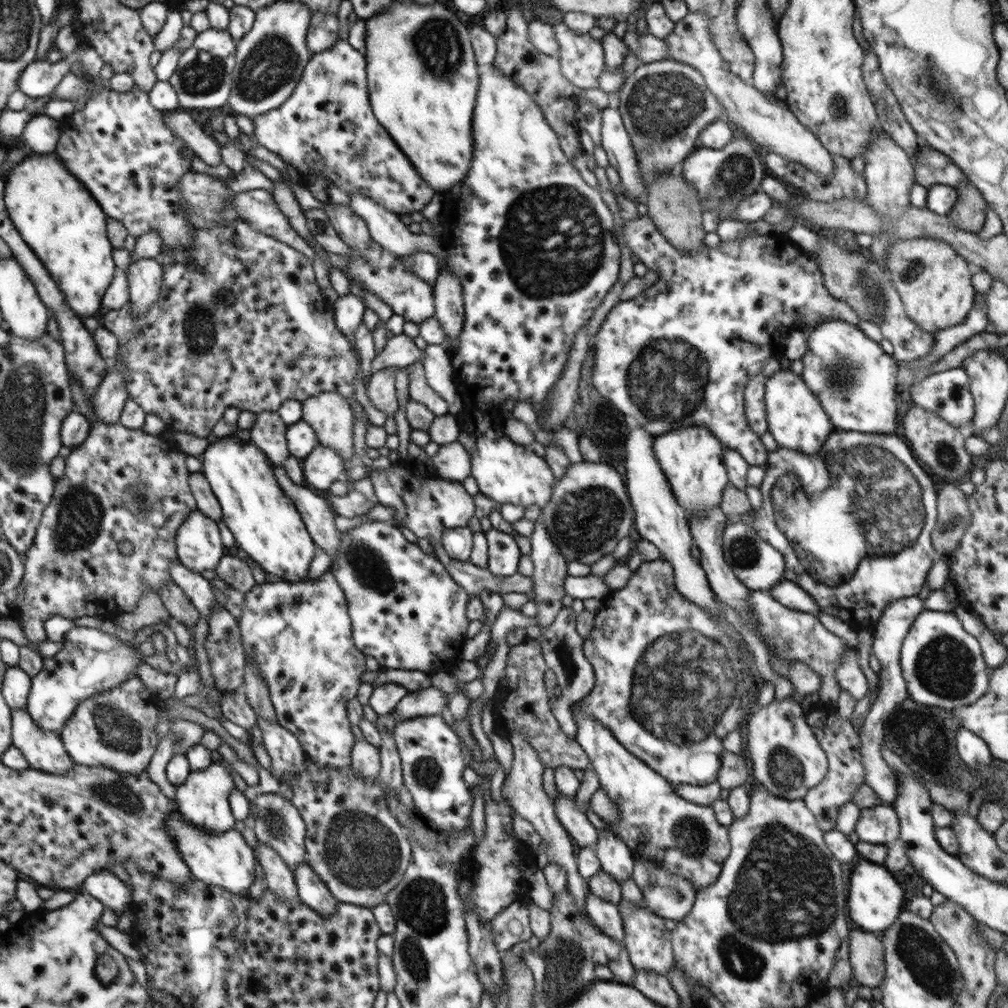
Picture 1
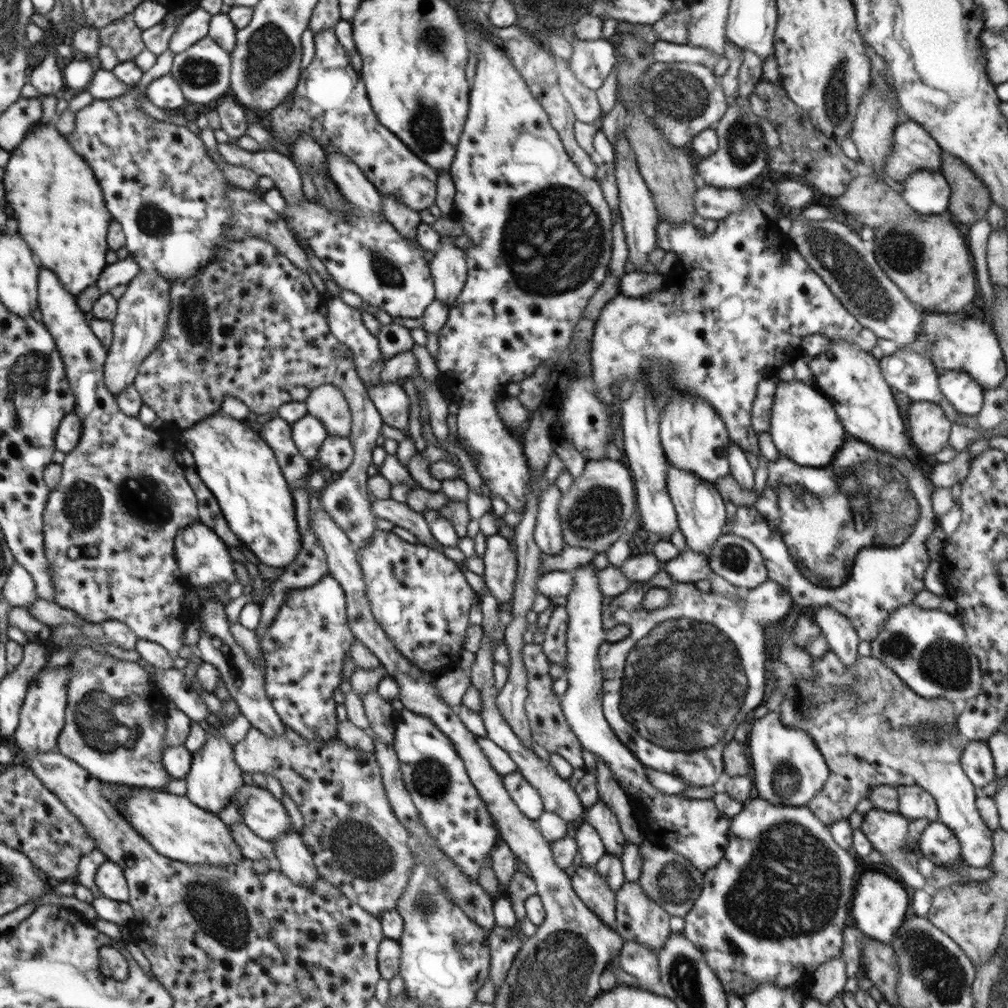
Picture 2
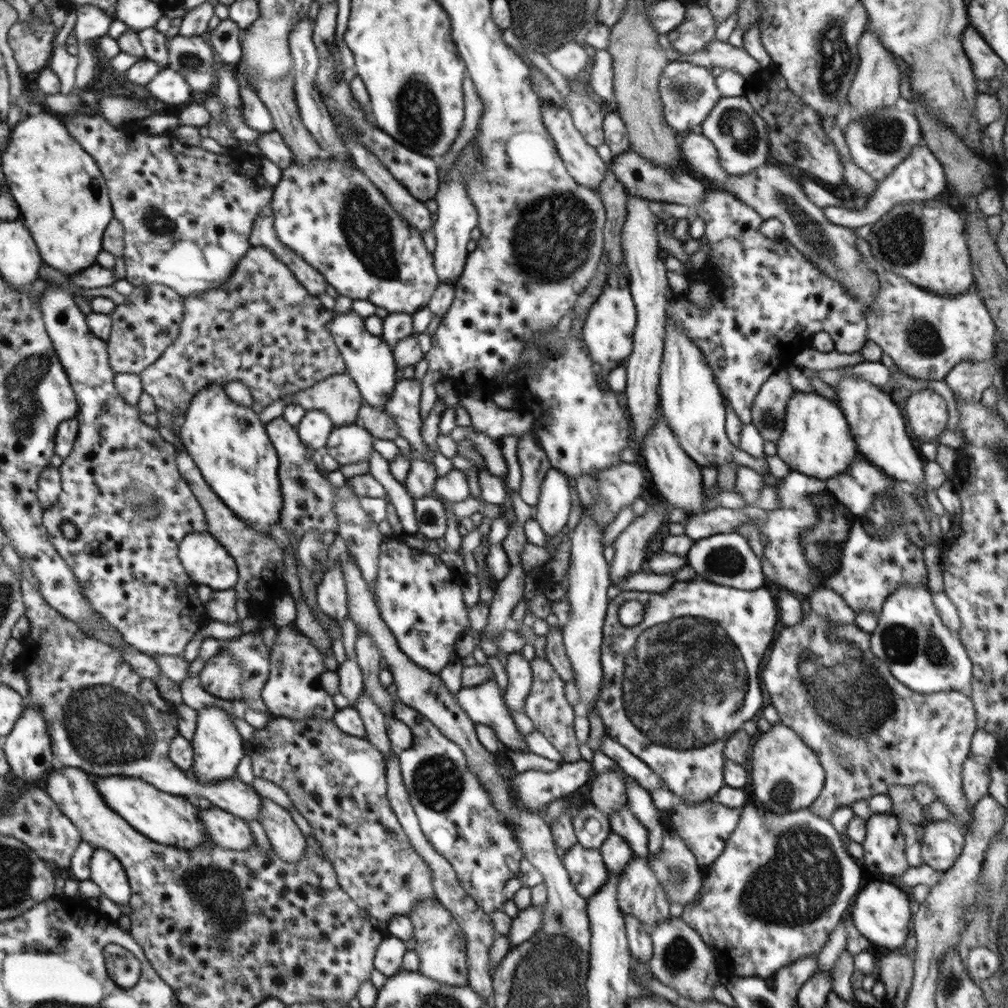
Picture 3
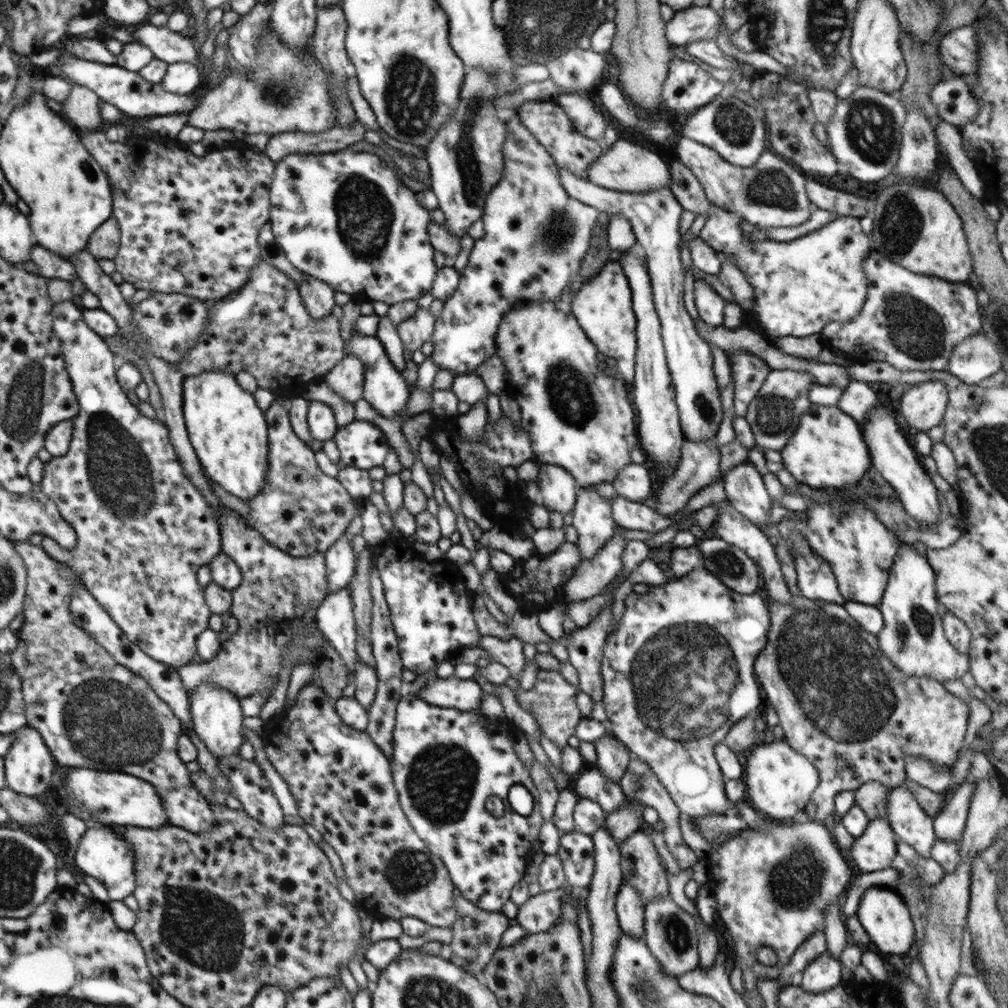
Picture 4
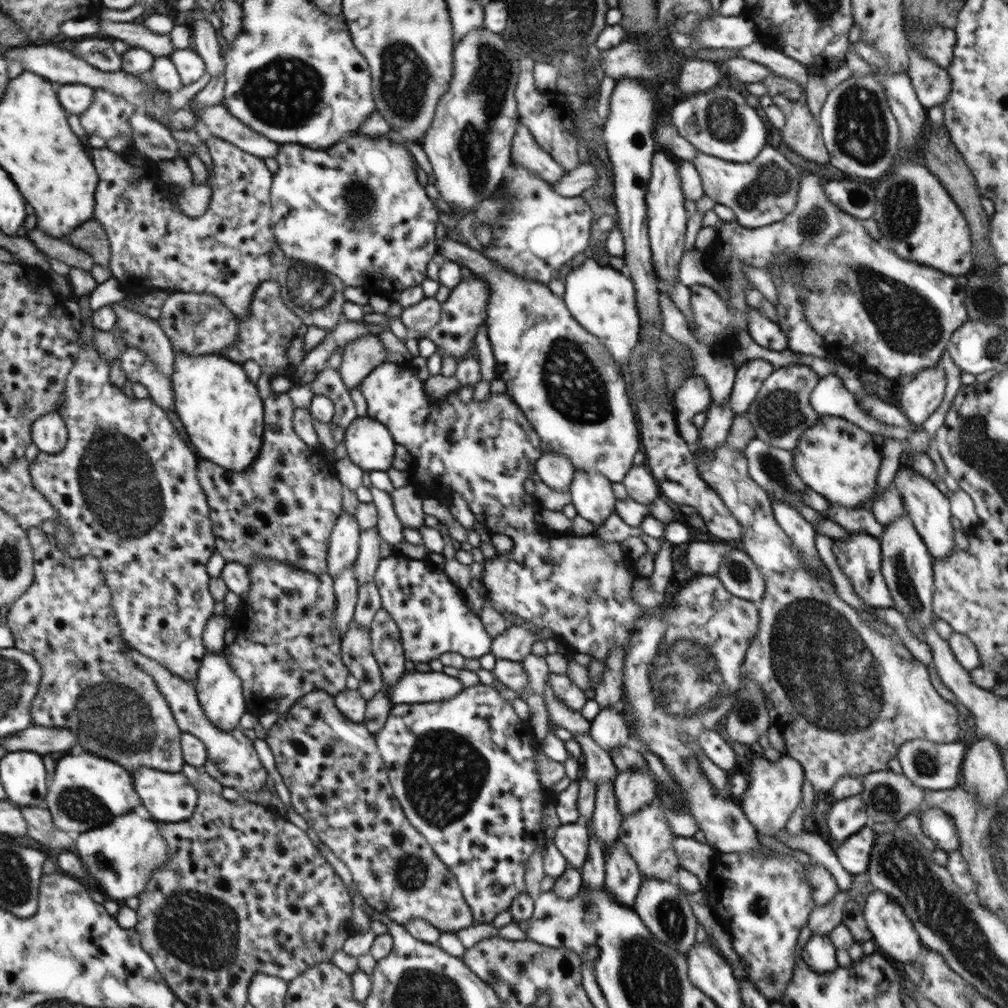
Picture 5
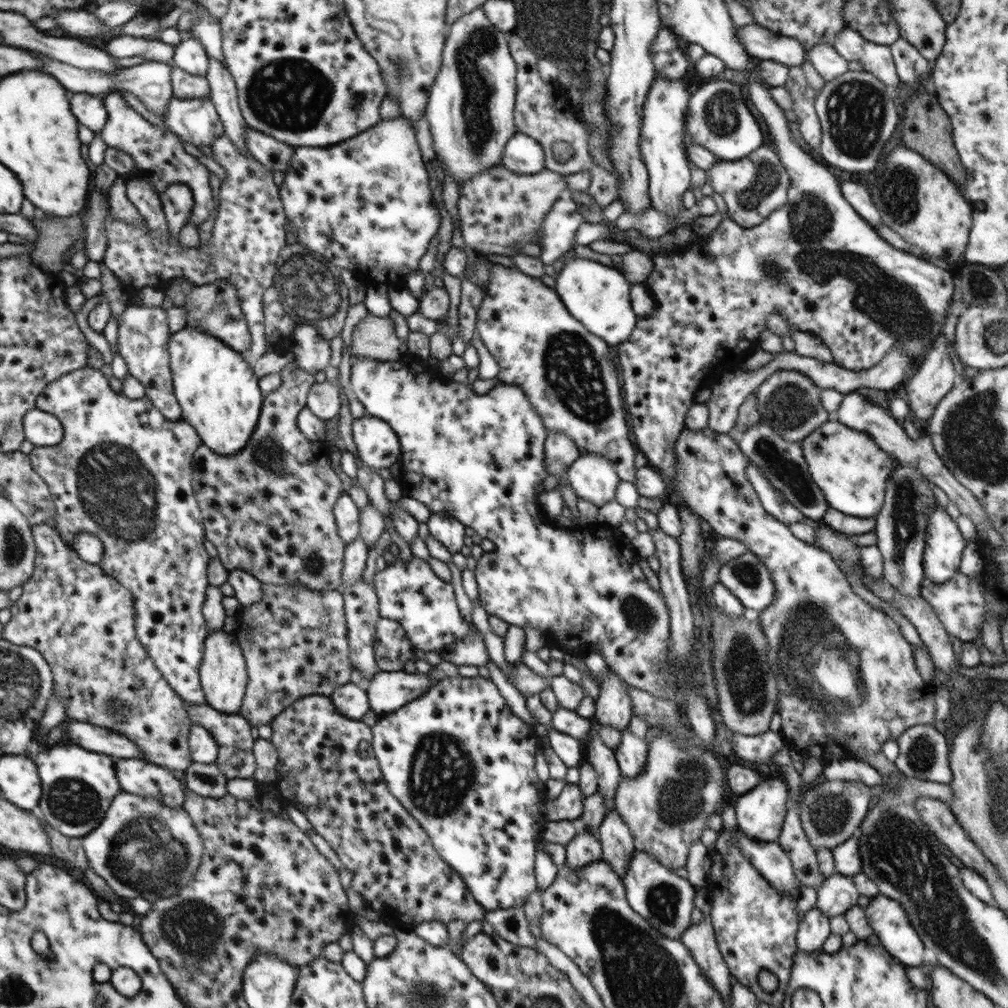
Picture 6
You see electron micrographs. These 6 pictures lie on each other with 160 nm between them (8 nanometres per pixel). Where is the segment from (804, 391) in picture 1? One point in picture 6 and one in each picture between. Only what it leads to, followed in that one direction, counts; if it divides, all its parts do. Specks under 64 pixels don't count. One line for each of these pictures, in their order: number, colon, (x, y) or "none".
2: (804, 426)
3: (817, 441)
4: (827, 451)
5: (837, 459)
6: (851, 471)

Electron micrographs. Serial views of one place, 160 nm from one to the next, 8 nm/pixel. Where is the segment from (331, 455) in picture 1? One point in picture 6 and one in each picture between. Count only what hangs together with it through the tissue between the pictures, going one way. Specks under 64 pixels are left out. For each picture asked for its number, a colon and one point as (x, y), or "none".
2: (337, 452)
3: (348, 444)
4: (362, 444)
5: (368, 443)
6: (378, 445)

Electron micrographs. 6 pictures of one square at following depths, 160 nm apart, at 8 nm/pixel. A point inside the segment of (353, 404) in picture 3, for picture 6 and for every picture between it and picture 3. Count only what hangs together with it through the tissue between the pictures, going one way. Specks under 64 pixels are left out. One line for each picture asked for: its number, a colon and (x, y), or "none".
4: (346, 378)
5: (360, 356)
6: (373, 338)

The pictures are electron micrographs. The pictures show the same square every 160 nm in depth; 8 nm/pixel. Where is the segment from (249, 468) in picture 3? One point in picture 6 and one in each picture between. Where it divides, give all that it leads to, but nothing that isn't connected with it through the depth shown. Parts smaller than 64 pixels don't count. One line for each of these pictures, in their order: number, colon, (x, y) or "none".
4: (229, 432)
5: (219, 406)
6: (219, 393)

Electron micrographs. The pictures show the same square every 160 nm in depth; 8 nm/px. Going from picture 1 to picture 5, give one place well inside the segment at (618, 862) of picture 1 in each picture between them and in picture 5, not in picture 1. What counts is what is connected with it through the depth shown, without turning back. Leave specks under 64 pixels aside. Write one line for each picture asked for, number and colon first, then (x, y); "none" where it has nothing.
2: (600, 815)
3: (608, 793)
4: (613, 757)
5: (609, 728)

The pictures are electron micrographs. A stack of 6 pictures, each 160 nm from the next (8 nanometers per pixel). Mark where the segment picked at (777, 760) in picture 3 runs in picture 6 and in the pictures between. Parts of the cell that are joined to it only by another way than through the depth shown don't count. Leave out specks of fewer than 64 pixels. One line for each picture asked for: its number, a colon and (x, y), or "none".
4: (780, 780)
5: (775, 787)
6: (760, 813)

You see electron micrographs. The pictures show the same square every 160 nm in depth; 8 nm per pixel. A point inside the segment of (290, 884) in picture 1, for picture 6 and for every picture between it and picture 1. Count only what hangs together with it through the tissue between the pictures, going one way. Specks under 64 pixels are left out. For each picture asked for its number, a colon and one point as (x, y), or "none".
2: (253, 847)
3: (228, 831)
4: (186, 807)
5: (170, 798)
6: (137, 776)

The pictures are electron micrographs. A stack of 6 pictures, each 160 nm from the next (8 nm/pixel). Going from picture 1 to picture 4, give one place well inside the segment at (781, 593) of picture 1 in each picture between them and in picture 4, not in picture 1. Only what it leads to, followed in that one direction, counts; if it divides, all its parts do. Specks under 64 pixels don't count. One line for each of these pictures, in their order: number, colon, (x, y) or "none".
2: (712, 650)
3: (676, 686)
4: (664, 703)

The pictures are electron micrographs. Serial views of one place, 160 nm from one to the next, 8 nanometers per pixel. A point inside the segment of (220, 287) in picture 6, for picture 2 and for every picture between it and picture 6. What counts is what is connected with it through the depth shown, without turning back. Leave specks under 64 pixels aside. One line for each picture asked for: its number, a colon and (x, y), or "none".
2: (143, 312)
3: (149, 321)
4: (172, 324)
5: (196, 323)

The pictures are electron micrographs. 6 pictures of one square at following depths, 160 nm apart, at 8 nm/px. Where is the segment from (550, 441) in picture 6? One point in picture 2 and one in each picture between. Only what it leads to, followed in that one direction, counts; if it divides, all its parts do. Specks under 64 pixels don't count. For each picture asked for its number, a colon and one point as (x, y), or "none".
2: (548, 530)
3: (553, 511)
4: (557, 488)
5: (556, 471)

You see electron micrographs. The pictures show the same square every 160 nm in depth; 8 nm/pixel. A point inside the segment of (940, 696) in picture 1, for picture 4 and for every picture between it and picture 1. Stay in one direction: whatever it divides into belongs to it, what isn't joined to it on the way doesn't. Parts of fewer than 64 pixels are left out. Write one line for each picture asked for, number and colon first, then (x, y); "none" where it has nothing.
2: (928, 649)
3: (920, 650)
4: (912, 637)

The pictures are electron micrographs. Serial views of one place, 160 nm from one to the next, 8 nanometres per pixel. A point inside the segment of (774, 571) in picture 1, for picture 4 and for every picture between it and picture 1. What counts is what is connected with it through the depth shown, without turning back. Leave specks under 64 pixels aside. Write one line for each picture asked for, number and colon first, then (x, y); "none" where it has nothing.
2: (738, 561)
3: (726, 559)
4: (731, 565)

